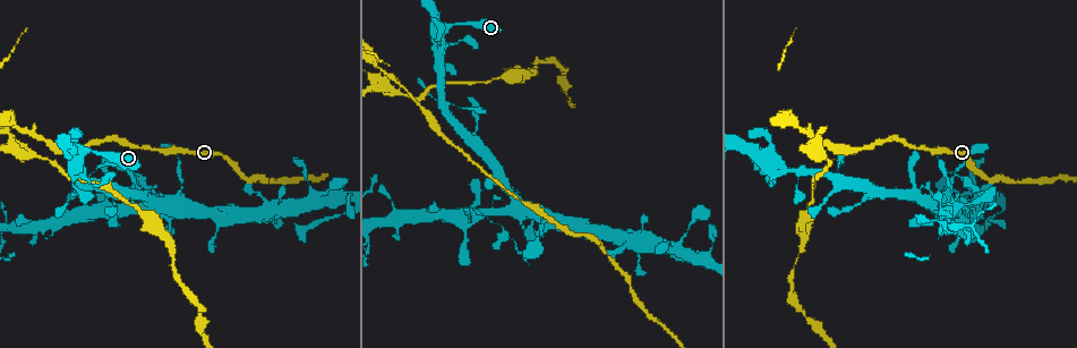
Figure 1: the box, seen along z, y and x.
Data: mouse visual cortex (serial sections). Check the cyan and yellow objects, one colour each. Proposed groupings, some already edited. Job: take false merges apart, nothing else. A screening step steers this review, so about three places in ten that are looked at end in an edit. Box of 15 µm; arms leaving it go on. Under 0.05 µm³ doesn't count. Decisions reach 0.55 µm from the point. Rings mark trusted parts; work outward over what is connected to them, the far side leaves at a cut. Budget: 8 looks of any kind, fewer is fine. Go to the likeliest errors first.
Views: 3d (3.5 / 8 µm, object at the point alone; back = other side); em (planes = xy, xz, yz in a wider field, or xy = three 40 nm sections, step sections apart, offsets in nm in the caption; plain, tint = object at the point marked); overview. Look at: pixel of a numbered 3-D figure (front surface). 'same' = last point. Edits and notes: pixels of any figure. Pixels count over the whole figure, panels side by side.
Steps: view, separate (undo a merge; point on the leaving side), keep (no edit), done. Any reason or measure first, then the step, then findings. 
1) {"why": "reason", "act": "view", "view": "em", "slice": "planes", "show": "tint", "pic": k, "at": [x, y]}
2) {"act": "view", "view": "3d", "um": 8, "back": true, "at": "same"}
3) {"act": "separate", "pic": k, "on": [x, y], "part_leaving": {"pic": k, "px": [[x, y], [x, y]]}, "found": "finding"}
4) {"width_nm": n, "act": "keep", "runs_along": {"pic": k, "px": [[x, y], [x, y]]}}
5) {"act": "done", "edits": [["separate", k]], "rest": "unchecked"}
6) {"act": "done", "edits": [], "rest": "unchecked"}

{"why": "thin neck", "act": "view", "view": "3d", "um": 3.5, "pic": 1, "at": [53, 162]}

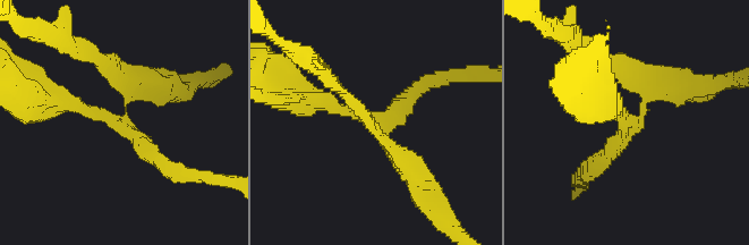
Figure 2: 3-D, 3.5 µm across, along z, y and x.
{"arms": 3, "arm_widths_nm": [150, 200, 300], "why": "now the EM", "act": "view", "view": "em", "slice": "planes", "show": "tint", "pic": 2, "at": [635, 124]}

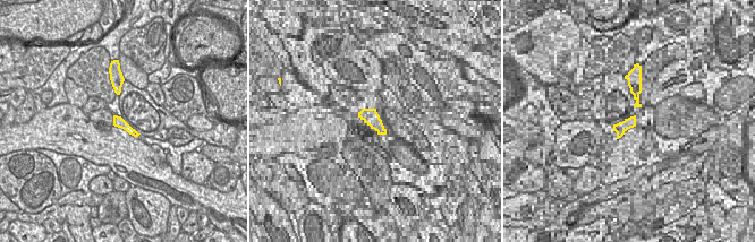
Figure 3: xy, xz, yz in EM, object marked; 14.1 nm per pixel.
{"act": "separate", "pic": 2, "on": [122, 131], "part_leaving": {"pic": 2, "px": [[126, 101], [126, 125], [181, 174]]}, "found": "a second cell is stuck on"}

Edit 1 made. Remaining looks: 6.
{"why": "four or more arms meet", "act": "view", "view": "3d", "um": 3.5, "back": true, "pic": 1, "at": [759, 154]}

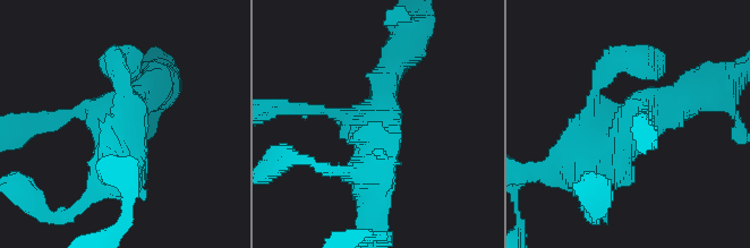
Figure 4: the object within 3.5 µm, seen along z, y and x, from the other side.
{"arms": 4, "arm_widths_nm": [150, 200, 400, 500], "act": "view", "view": "em", "slice": "xy", "step": 3, "show": "tint", "pic": 4, "at": [630, 116]}

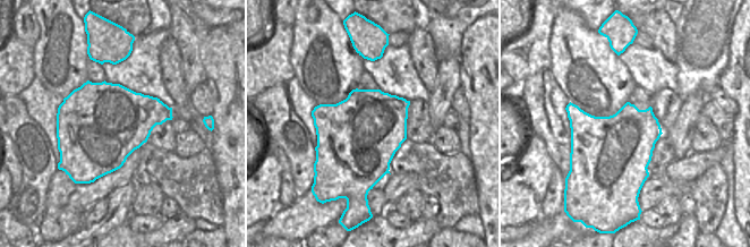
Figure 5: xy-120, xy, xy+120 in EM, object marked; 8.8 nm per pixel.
{"act": "keep", "runs_along": {"pic": 4, "px": [[290, 109], [371, 126], [374, 167]]}, "found": "all the same cell"}

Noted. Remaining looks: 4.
{"act": "view", "view": "3d", "um": 3.5, "back": true, "pic": 1, "at": [503, 182]}

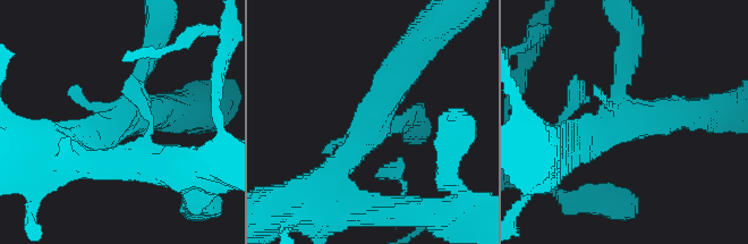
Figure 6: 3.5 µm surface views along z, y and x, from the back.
{"why": "need the tissue", "act": "view", "view": "em", "slice": "xy", "step": 5, "show": "tint", "pic": 6, "at": [372, 122]}

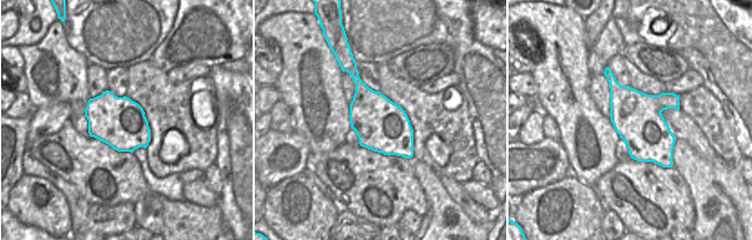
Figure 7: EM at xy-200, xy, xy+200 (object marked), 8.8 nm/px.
{"act": "keep", "runs_along": {"pic": 6, "px": [[407, 57], [366, 133], [331, 176]]}, "found": "one cell here"}

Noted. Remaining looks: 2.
{"act": "done", "edits": [["separate", 2]], "rest": "unchecked"}

